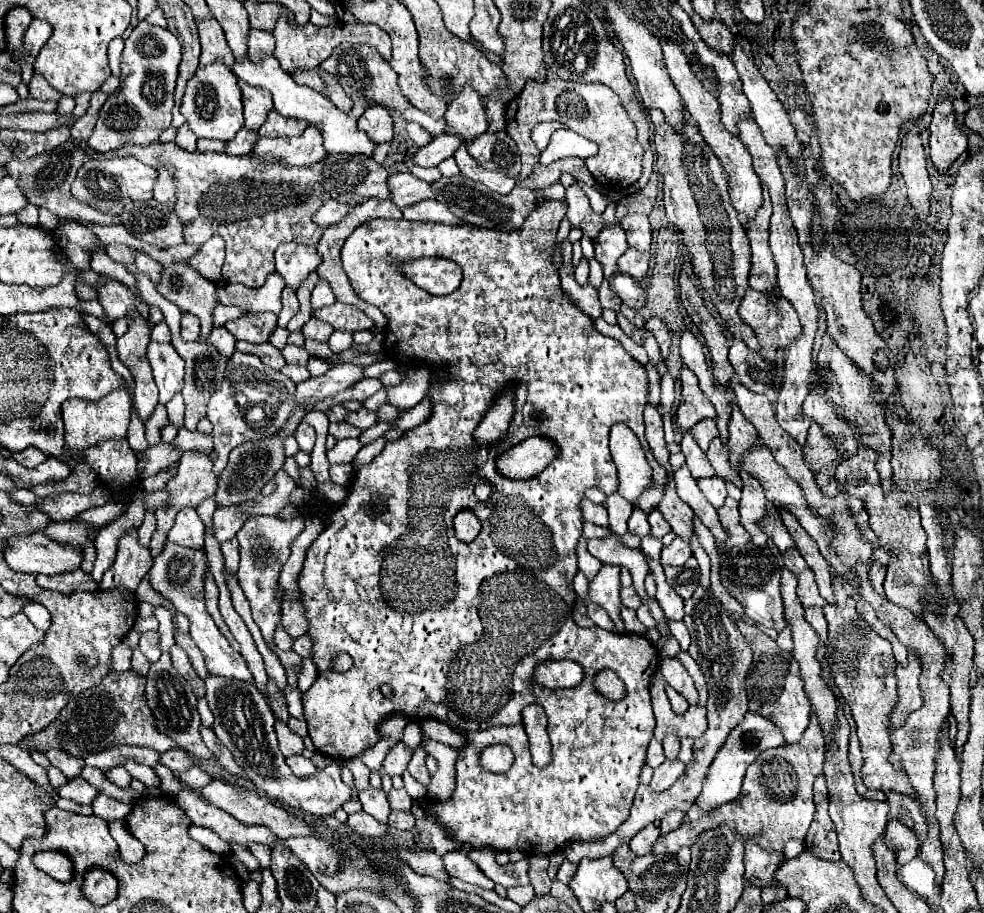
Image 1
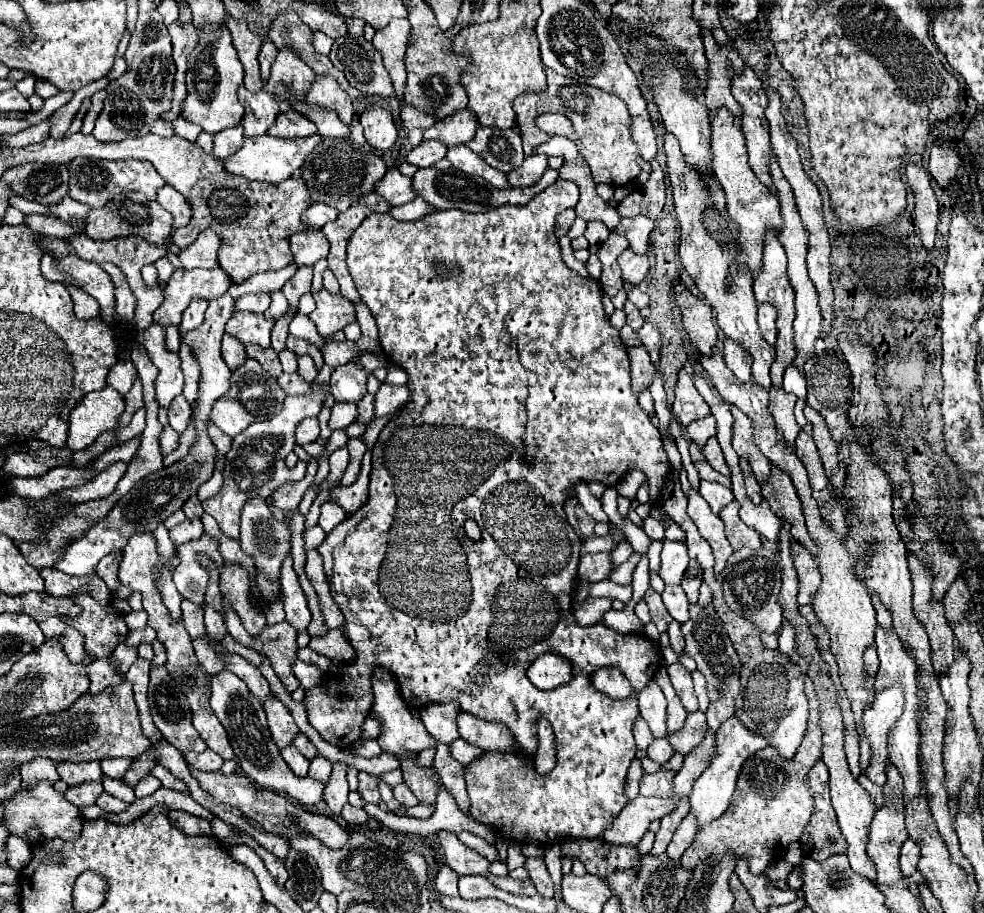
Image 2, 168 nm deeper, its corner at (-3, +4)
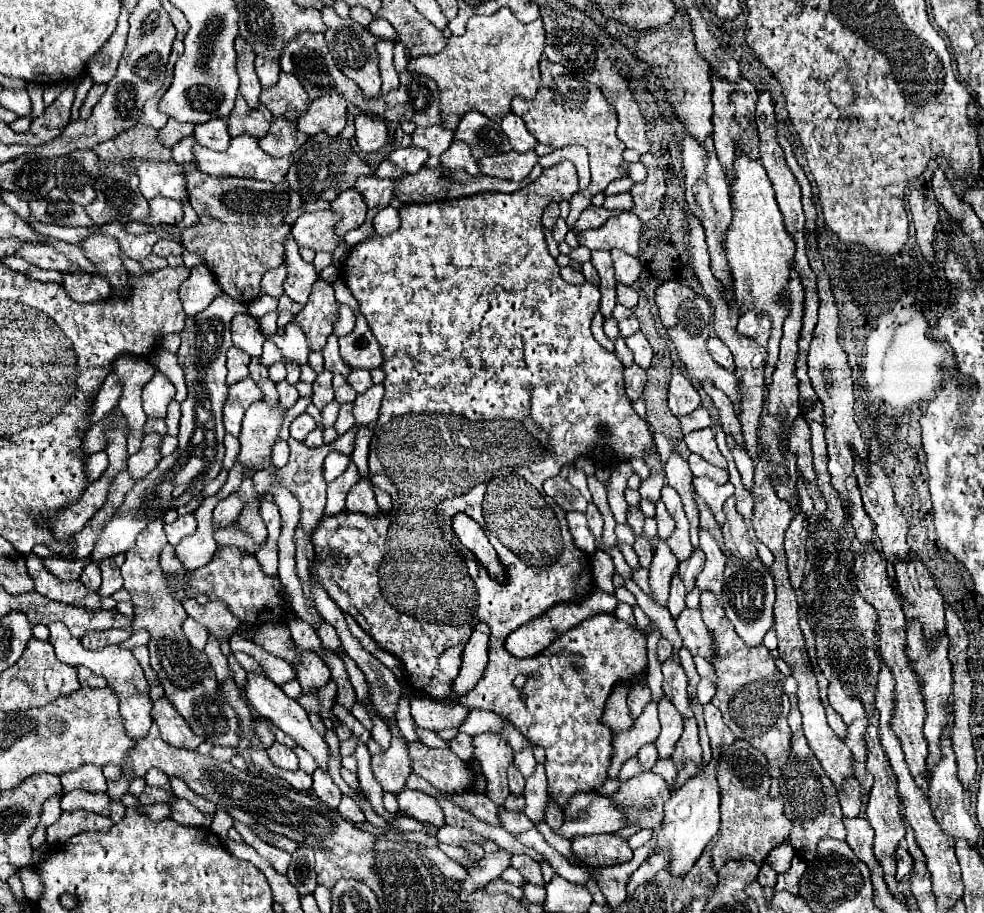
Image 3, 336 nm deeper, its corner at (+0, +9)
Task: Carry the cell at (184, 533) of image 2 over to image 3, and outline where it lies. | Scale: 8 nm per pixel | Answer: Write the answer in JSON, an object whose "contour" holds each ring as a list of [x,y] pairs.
{"contour":[[[194,515],[176,517],[176,521],[164,525],[164,531],[166,531],[168,543],[170,545],[178,545],[184,537],[194,535],[194,531],[196,531],[196,519],[194,519]]]}

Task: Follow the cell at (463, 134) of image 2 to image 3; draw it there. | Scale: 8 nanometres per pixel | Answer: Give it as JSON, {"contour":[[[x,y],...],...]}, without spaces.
{"contour":[[[432,125],[432,127],[416,127],[412,133],[412,147],[426,149],[428,155],[440,157],[452,143],[454,131],[444,129],[442,125]]]}

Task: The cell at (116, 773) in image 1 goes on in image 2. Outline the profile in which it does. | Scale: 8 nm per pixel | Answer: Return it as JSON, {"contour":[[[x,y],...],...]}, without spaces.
{"contour":[[[107,758],[107,760],[101,760],[101,768],[103,768],[105,776],[121,780],[125,776],[125,772],[129,770],[131,762],[133,762],[131,758]]]}

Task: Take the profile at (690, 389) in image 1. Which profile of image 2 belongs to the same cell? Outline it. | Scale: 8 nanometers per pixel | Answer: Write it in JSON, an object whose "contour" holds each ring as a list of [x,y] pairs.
{"contour":[[[685,368],[679,370],[679,382],[675,388],[675,402],[673,402],[673,416],[681,422],[681,426],[689,426],[693,420],[699,420],[709,414],[707,402],[703,402],[701,394],[693,384],[693,374]]]}

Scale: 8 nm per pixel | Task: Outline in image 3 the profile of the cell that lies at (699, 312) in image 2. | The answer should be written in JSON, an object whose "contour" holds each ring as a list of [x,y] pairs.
{"contour":[[[664,281],[662,285],[658,285],[656,289],[656,305],[658,305],[658,317],[662,321],[664,327],[672,327],[676,323],[676,309],[680,307],[680,303],[688,297],[694,297],[696,293],[678,283],[678,281]]]}

